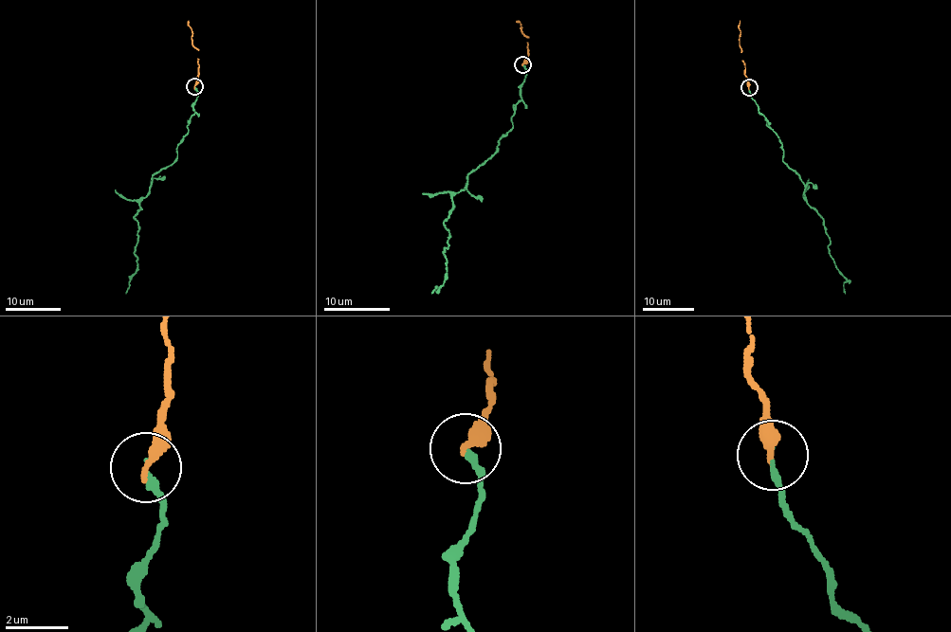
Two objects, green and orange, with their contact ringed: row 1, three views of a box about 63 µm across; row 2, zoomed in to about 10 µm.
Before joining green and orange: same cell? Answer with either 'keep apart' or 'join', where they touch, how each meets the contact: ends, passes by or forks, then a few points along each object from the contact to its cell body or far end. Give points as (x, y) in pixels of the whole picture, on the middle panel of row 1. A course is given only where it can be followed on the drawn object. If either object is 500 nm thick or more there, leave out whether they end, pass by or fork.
join; at (522, 64); green ends there; orange ends there; green runs (523, 65), (512, 129), (452, 198), (443, 223), (449, 234), (447, 277), (431, 293); orange runs (523, 64), (528, 53), (527, 36), (517, 21)

